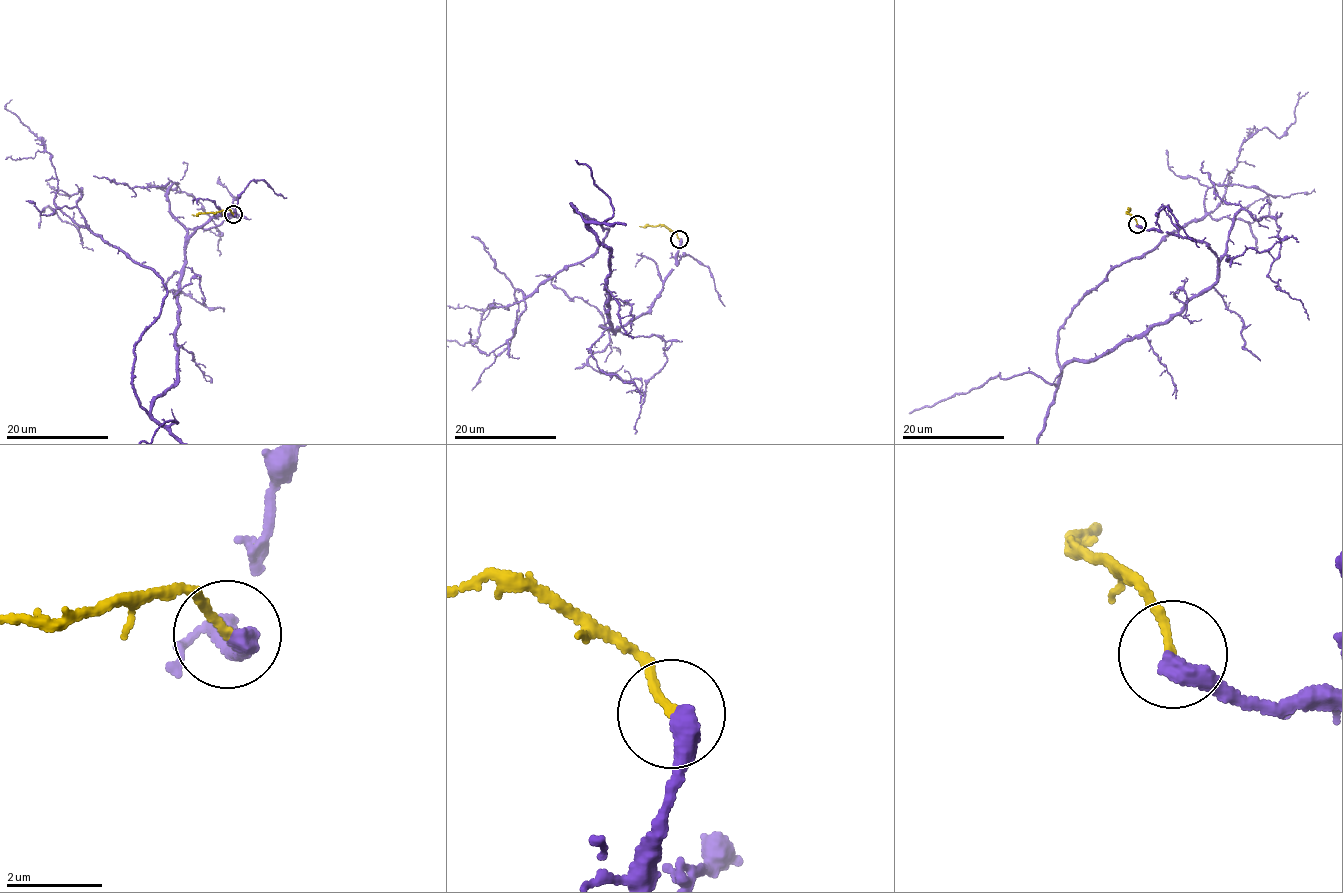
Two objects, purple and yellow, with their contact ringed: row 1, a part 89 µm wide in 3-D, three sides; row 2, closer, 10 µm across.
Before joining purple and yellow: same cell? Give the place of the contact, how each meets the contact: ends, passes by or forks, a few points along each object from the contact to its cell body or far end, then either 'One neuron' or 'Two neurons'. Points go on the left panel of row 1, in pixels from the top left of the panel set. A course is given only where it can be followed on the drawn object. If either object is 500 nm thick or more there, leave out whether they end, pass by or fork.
Place: (233, 214). At the ring purple ends. At the ring yellow ends. Course of purple: (233, 215), (211, 218), (186, 245), (176, 380), (151, 413), (177, 422), (141, 442). Course of yellow: (233, 214), (229, 210), (192, 214). One neuron

